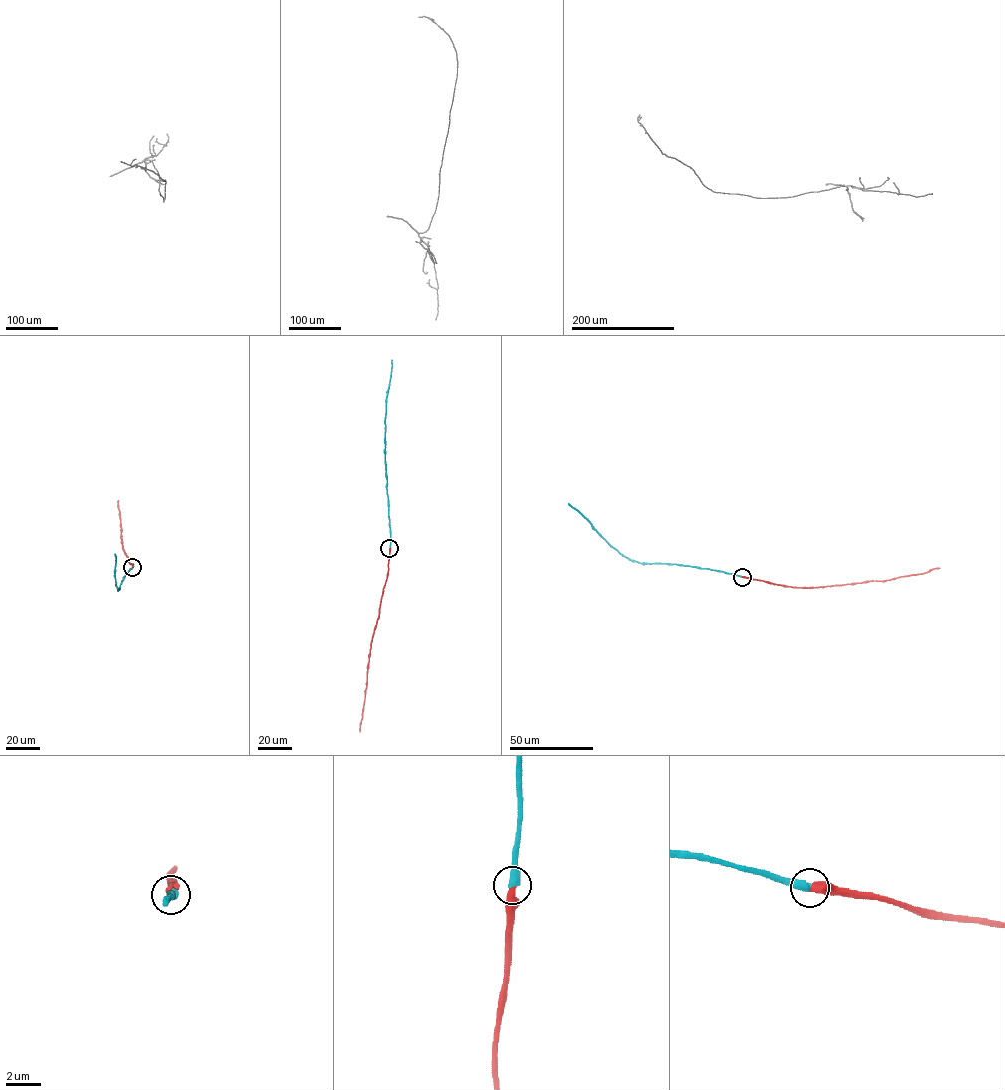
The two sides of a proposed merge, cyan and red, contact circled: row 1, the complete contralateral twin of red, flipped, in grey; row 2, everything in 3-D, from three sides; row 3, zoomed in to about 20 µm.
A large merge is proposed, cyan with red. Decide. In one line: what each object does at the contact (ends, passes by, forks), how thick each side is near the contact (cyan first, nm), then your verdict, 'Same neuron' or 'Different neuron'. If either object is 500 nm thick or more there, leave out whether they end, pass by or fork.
At the ring cyan ends. At the ring red ends. Thickness 480 nm (cyan) against 440 nm. Same neuron

